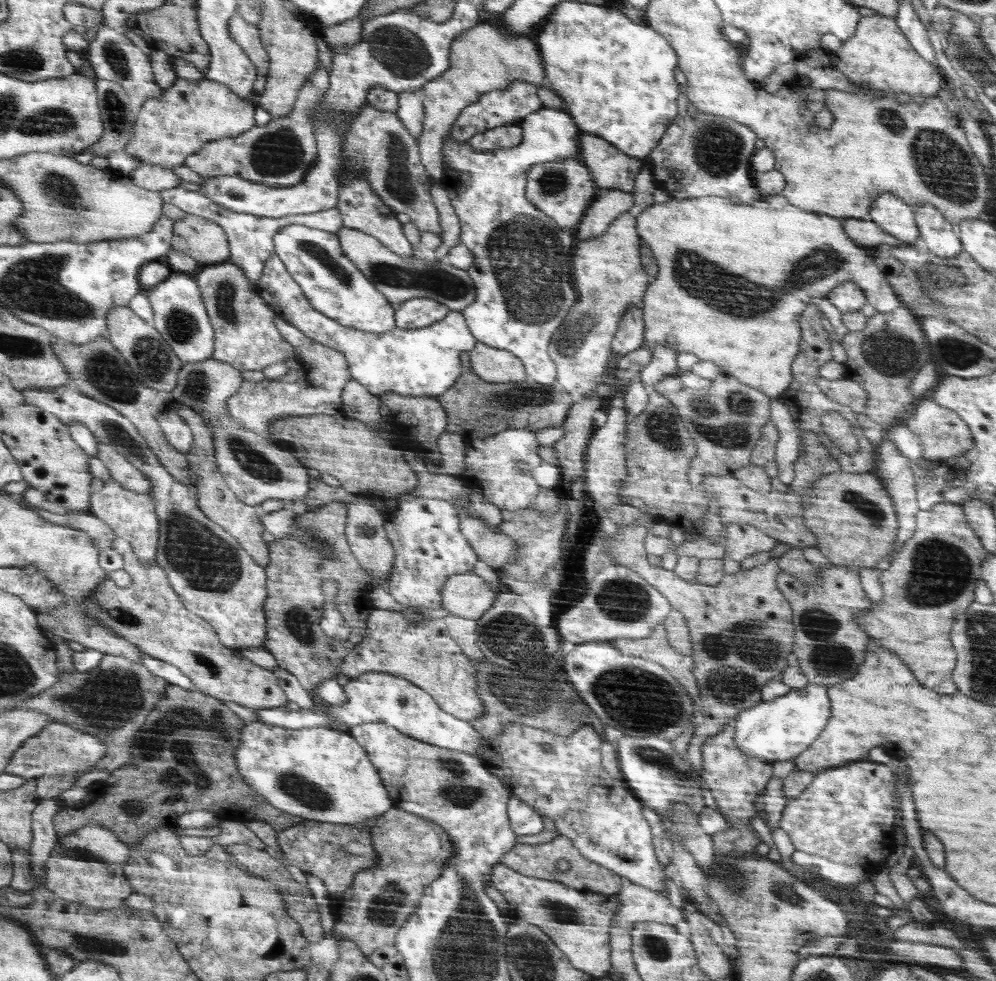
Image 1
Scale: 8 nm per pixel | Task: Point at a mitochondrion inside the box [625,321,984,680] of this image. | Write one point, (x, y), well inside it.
(941, 570)

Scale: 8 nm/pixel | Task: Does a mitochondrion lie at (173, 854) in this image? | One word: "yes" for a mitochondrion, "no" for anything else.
no

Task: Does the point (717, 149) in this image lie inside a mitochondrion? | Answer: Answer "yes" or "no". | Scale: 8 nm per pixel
yes

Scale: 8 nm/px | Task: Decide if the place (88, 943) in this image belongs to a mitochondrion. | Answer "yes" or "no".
yes

